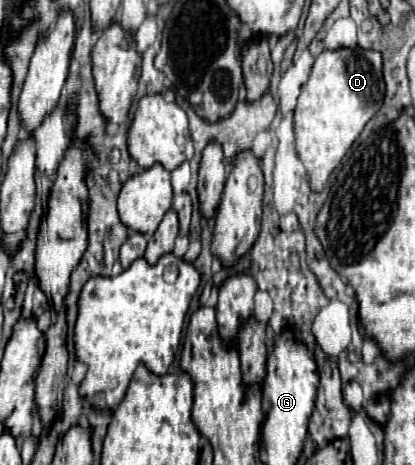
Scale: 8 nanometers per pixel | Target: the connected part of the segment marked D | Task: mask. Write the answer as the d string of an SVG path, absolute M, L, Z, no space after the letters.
M338 49L322 51L310 71L310 79L302 87L294 109L294 135L296 151L302 159L312 191L322 191L334 167L342 161L352 147L364 125L382 107L384 79L382 55L378 51Z

